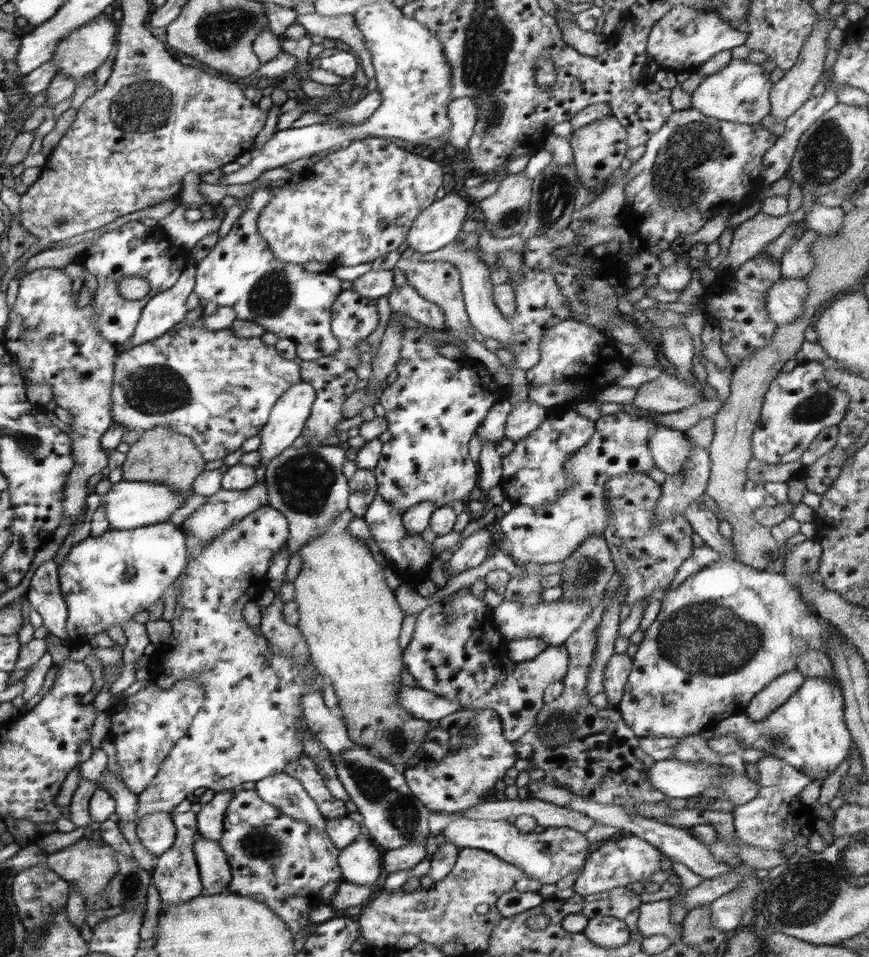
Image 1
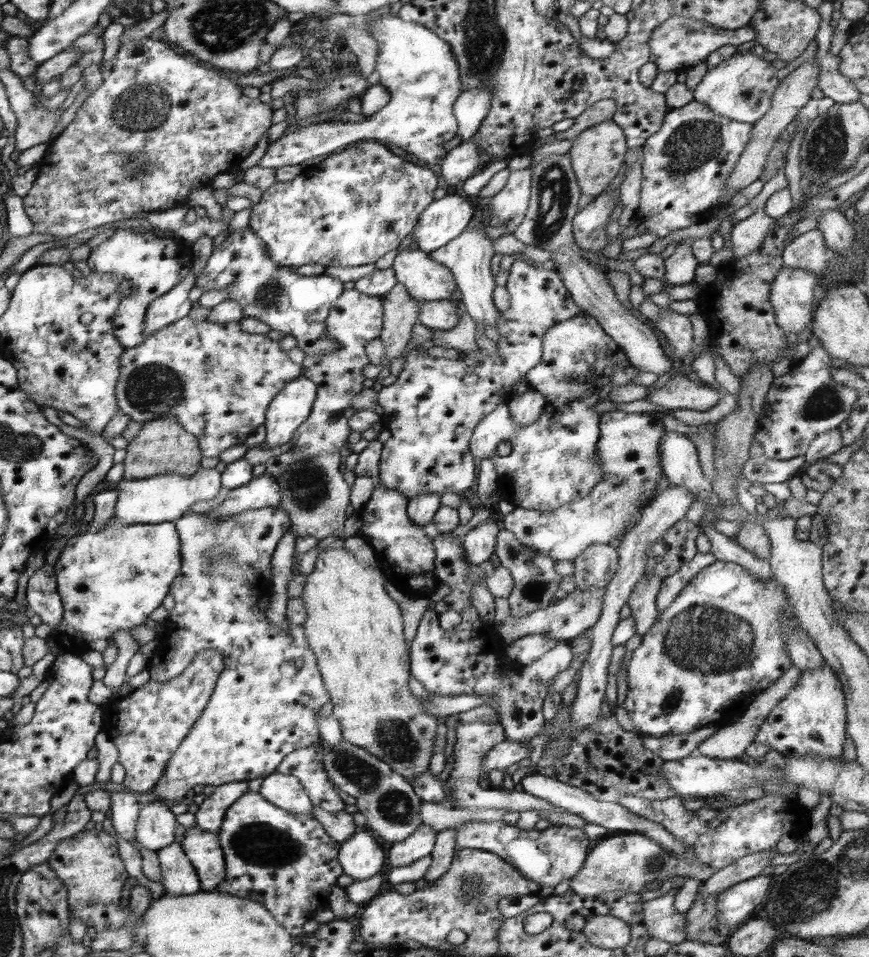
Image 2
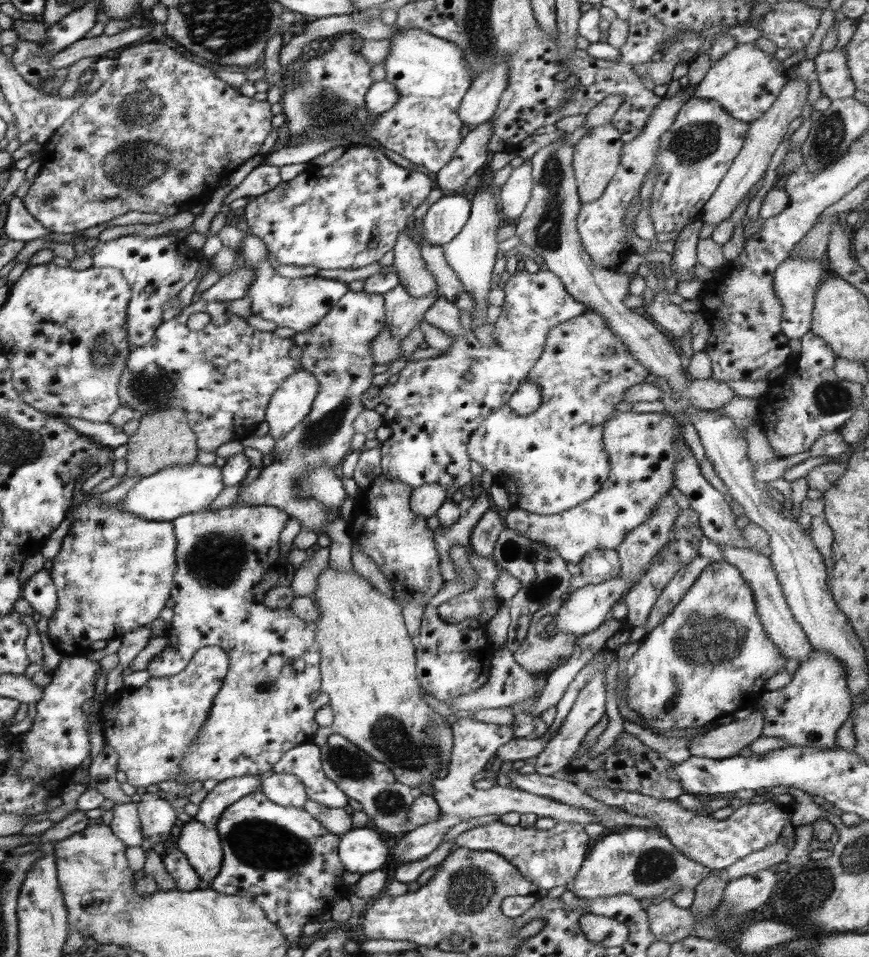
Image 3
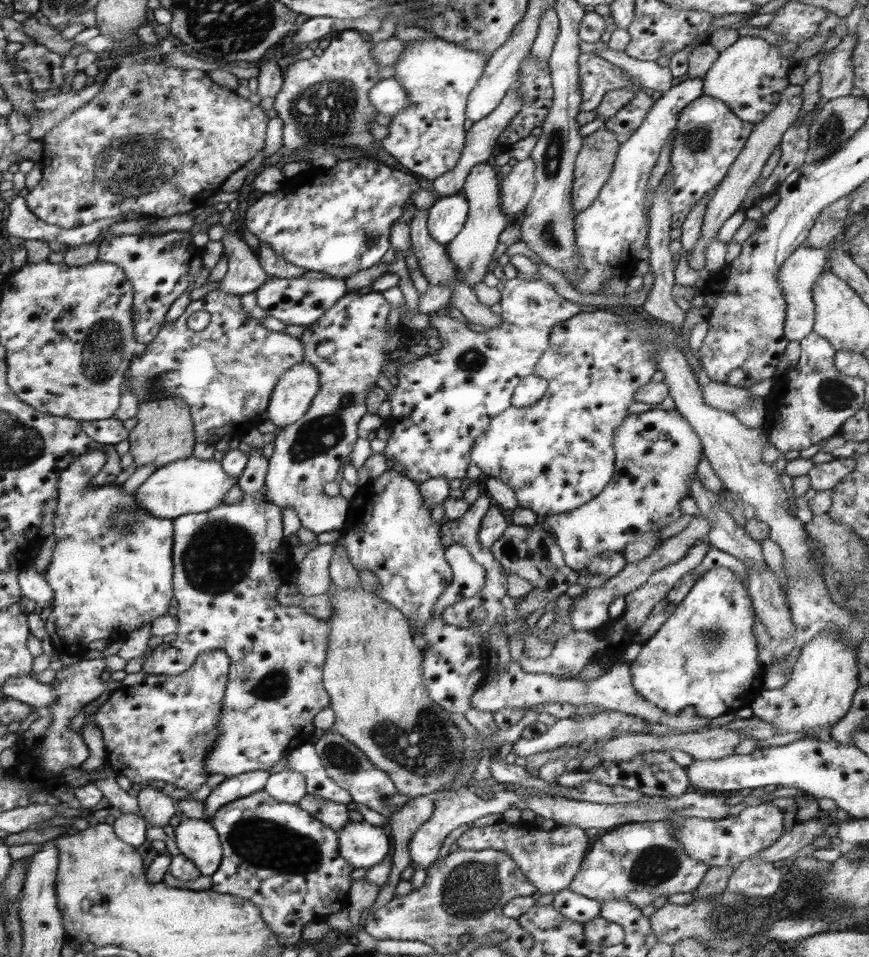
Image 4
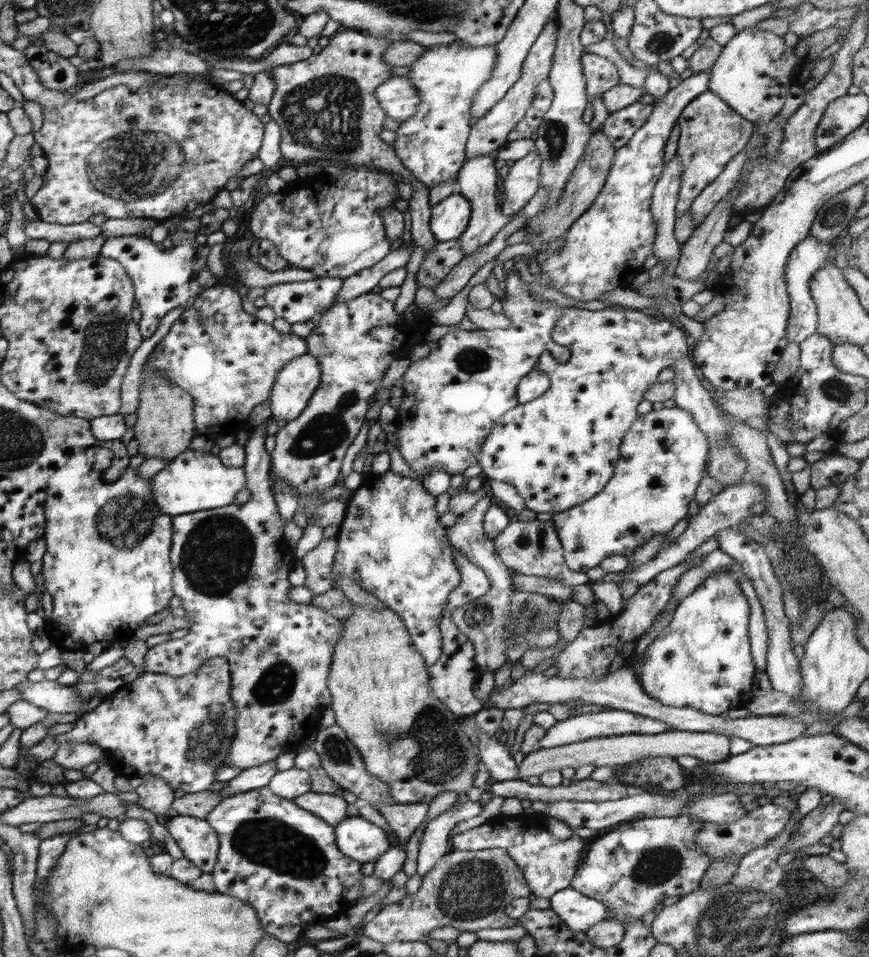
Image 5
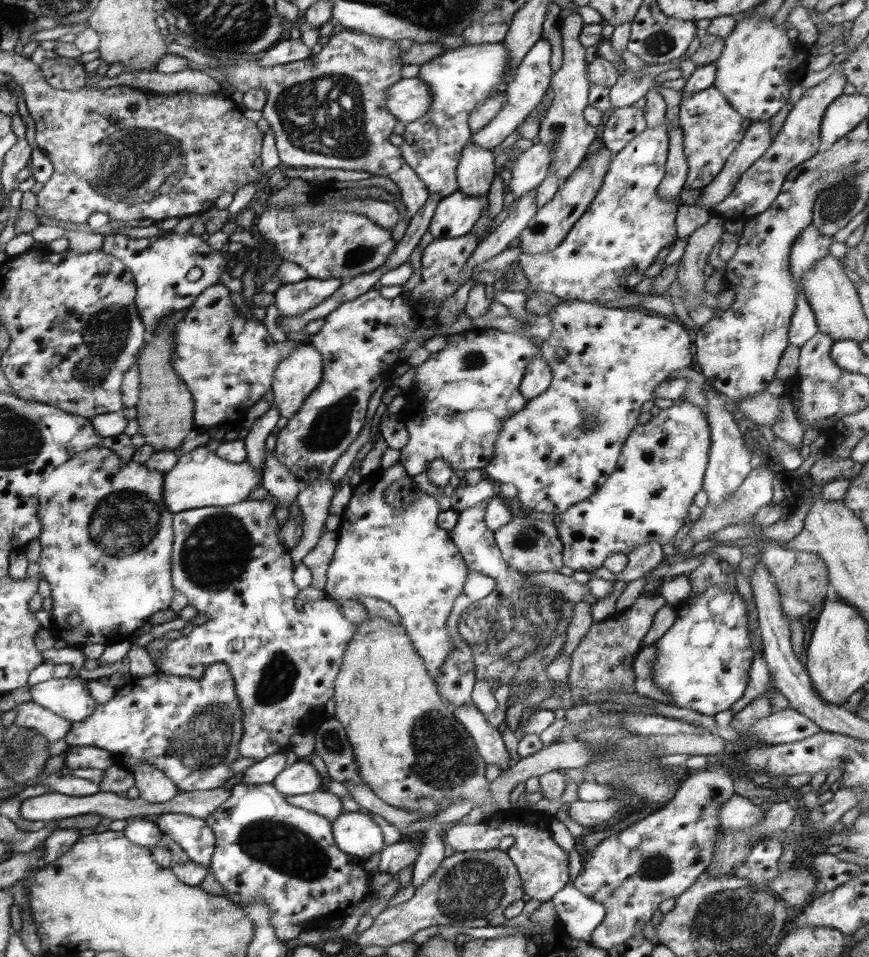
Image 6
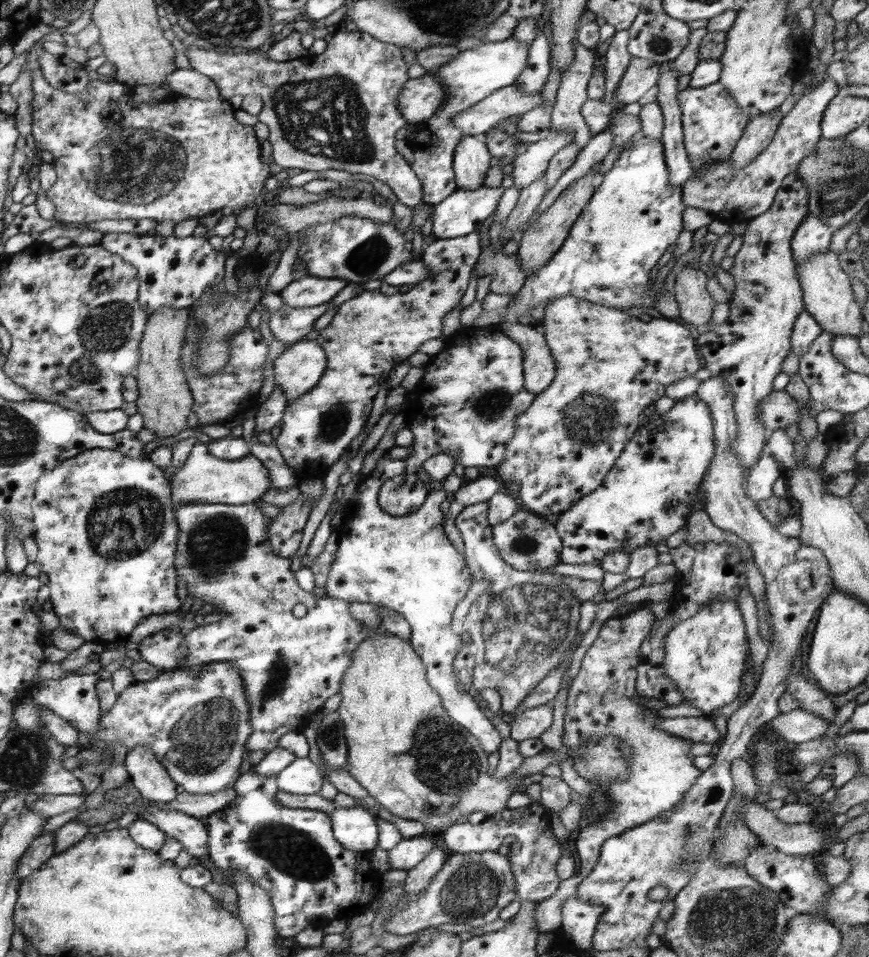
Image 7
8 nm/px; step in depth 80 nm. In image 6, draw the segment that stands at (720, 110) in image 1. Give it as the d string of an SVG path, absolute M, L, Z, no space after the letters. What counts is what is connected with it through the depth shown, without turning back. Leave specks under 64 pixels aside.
M750 16L750 18L744 18L742 22L738 22L735 25L734 31L730 33L730 36L725 38L725 45L722 51L722 54L716 60L715 65L716 69L716 79L714 80L714 88L719 92L722 92L722 95L725 99L728 99L728 102L734 107L734 110L737 110L744 118L750 119L751 121L770 121L770 118L774 116L786 103L789 102L788 98L790 97L791 89L794 86L800 85L801 81L804 78L804 68L802 68L801 62L796 59L796 46L795 41L792 41L788 35L786 35L787 30L784 28L778 28L772 24L772 18L762 18L762 16Z

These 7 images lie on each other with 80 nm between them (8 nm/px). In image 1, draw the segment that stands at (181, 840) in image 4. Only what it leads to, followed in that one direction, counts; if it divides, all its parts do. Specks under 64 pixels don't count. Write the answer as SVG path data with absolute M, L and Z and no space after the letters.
M198 834L193 842L193 851L204 894L226 892L232 868L219 842Z

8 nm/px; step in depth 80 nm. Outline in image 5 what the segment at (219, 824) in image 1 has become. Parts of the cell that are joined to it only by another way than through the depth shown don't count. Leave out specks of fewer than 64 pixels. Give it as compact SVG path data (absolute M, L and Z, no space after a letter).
M276 761L242 770L238 776L230 781L224 789L218 791L224 799L234 793L246 792L257 788L266 787L277 773Z

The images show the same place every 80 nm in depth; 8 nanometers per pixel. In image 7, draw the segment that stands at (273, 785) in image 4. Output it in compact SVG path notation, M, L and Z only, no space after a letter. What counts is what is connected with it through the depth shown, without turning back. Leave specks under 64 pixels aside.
M309 757L295 759L276 776L277 787L280 791L290 794L316 794L324 784L324 777L318 764Z

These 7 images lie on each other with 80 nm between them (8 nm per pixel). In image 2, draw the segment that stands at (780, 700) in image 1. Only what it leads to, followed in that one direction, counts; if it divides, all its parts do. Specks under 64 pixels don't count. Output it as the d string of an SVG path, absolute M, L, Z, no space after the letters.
M792 665L784 674L775 680L766 690L762 691L758 696L749 704L743 716L734 720L731 723L720 725L714 734L705 738L697 749L700 755L709 756L712 759L730 760L740 758L744 754L744 750L752 744L755 736L758 734L760 726L764 724L769 713L776 708L776 704L780 702L789 692L790 689L797 683L801 670Z

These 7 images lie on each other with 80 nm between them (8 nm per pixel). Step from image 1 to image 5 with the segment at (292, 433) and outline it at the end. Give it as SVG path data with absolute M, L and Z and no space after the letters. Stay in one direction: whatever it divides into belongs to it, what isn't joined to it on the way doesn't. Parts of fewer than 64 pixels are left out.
M306 352L294 357L276 375L270 408L274 421L286 424L303 414L310 397L321 383L321 368L315 356Z

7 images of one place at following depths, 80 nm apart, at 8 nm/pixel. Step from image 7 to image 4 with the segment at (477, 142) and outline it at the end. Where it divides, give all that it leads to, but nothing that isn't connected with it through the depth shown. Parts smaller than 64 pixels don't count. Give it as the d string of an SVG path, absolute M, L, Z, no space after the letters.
M492 161L475 164L472 170L466 175L461 194L467 198L469 204L468 219L462 228L450 242L446 244L450 260L455 260L455 267L465 272L467 284L472 288L478 283L482 283L486 271L492 268L492 254L498 246L498 236L506 228L519 221L520 216L528 213L528 207L518 212L517 215L504 214L500 203L499 181L501 175L498 168Z

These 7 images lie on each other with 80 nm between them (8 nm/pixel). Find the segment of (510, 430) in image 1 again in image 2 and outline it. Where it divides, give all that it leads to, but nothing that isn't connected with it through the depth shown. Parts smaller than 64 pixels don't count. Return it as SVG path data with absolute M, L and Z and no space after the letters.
M528 386L523 394L513 394L506 402L506 406L509 407L512 420L516 422L518 428L524 428L524 425L530 425L538 420L546 403L543 394Z

